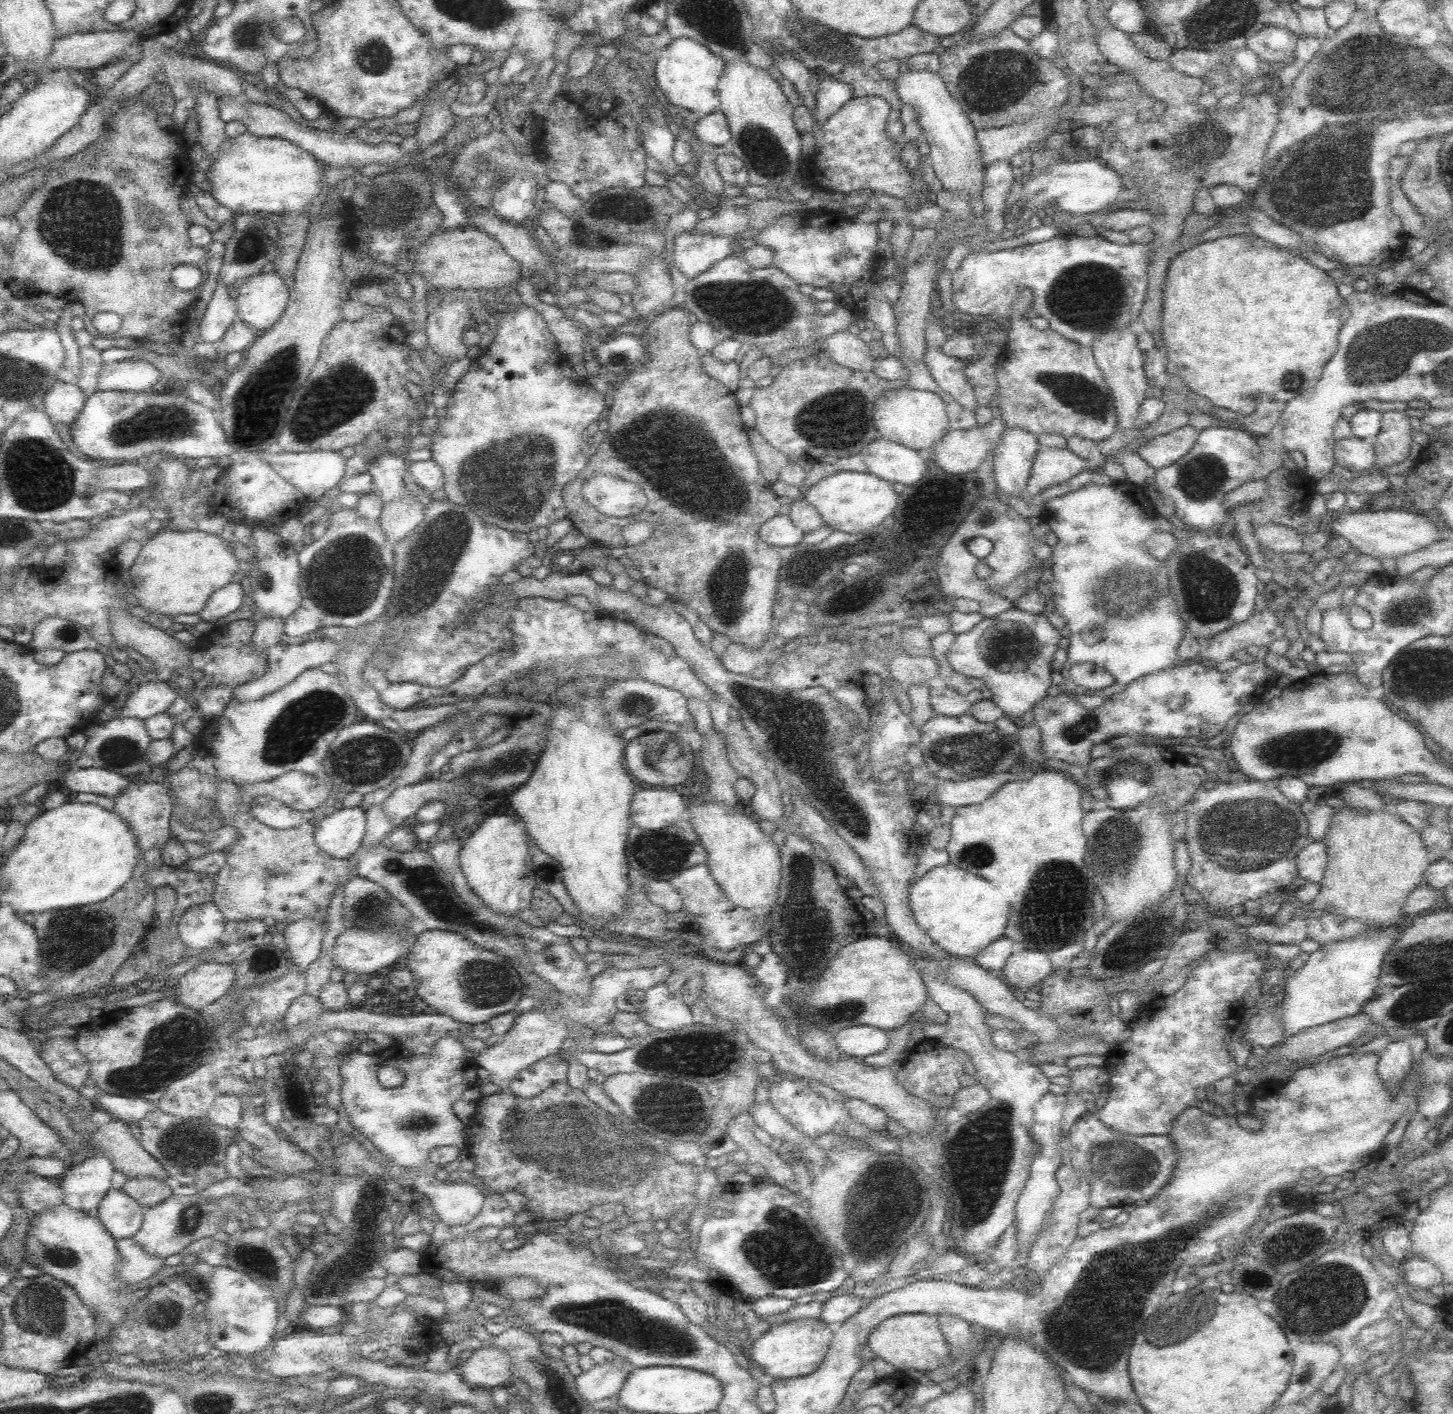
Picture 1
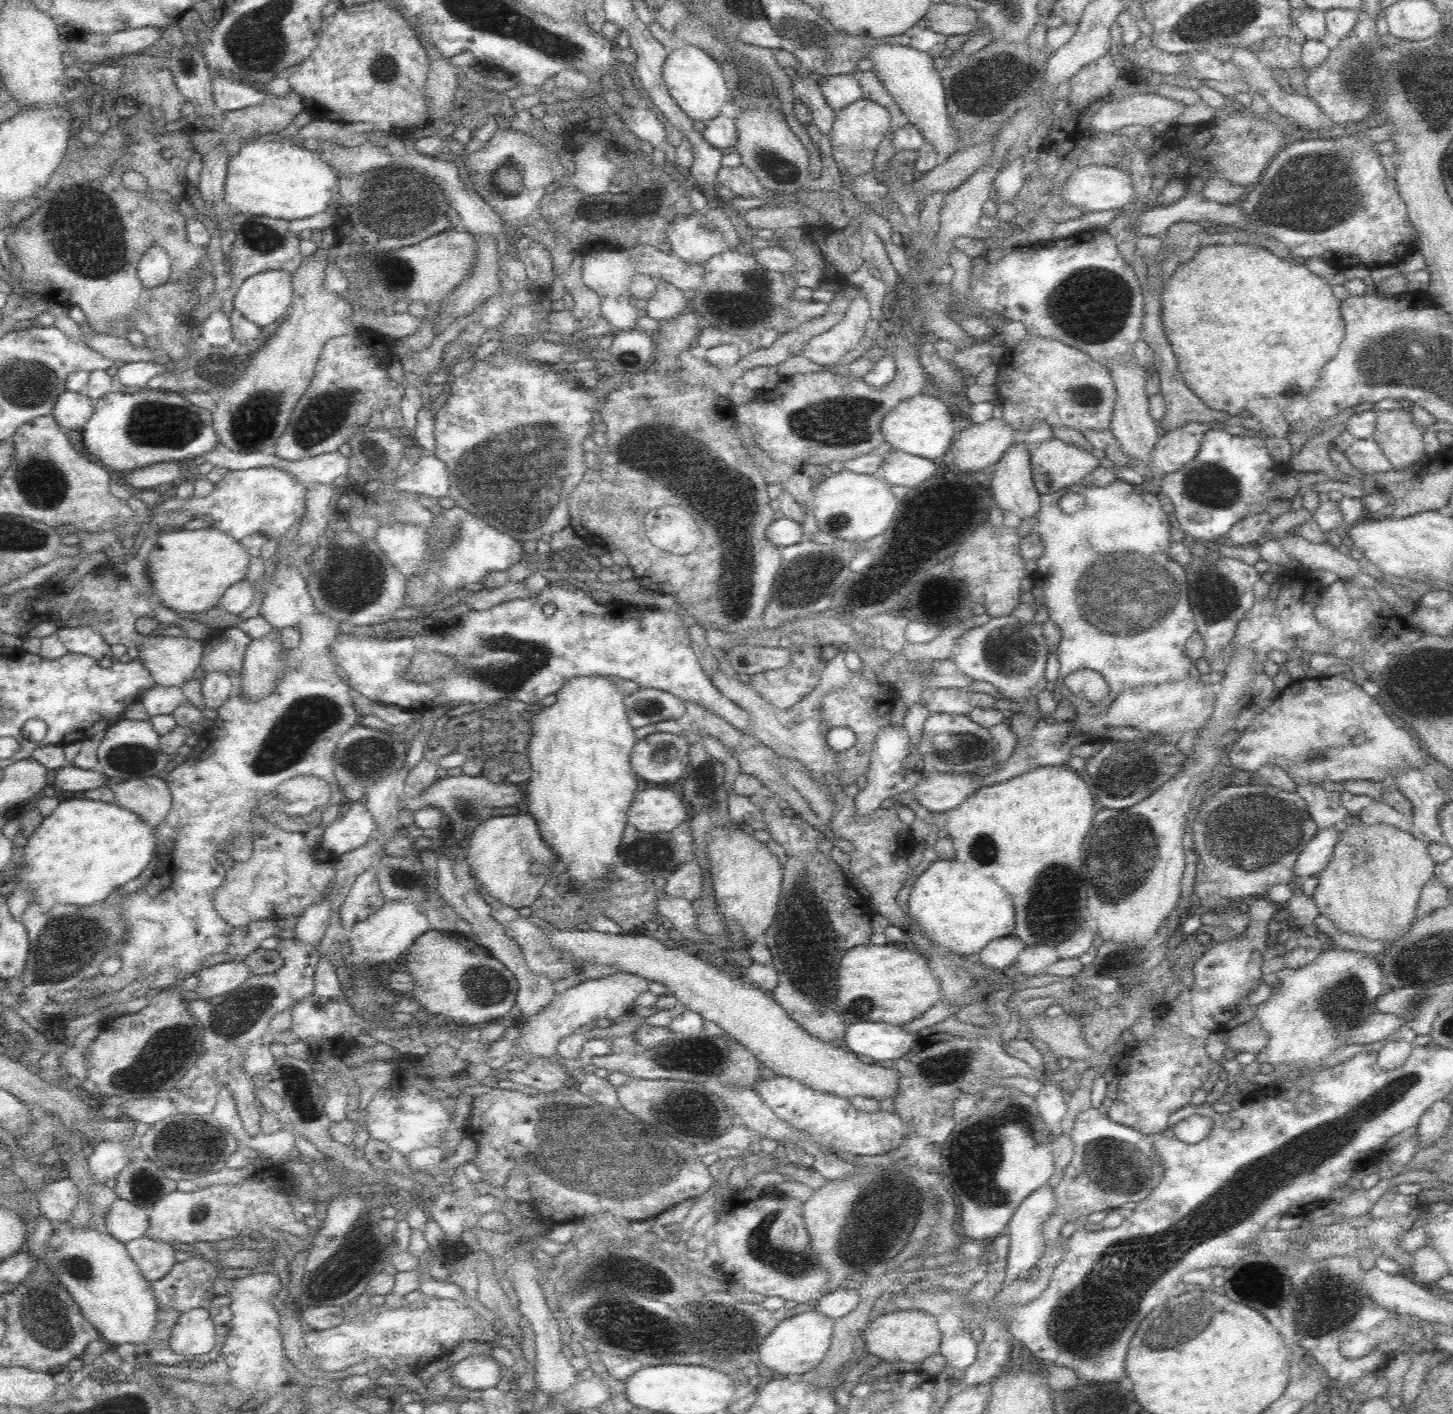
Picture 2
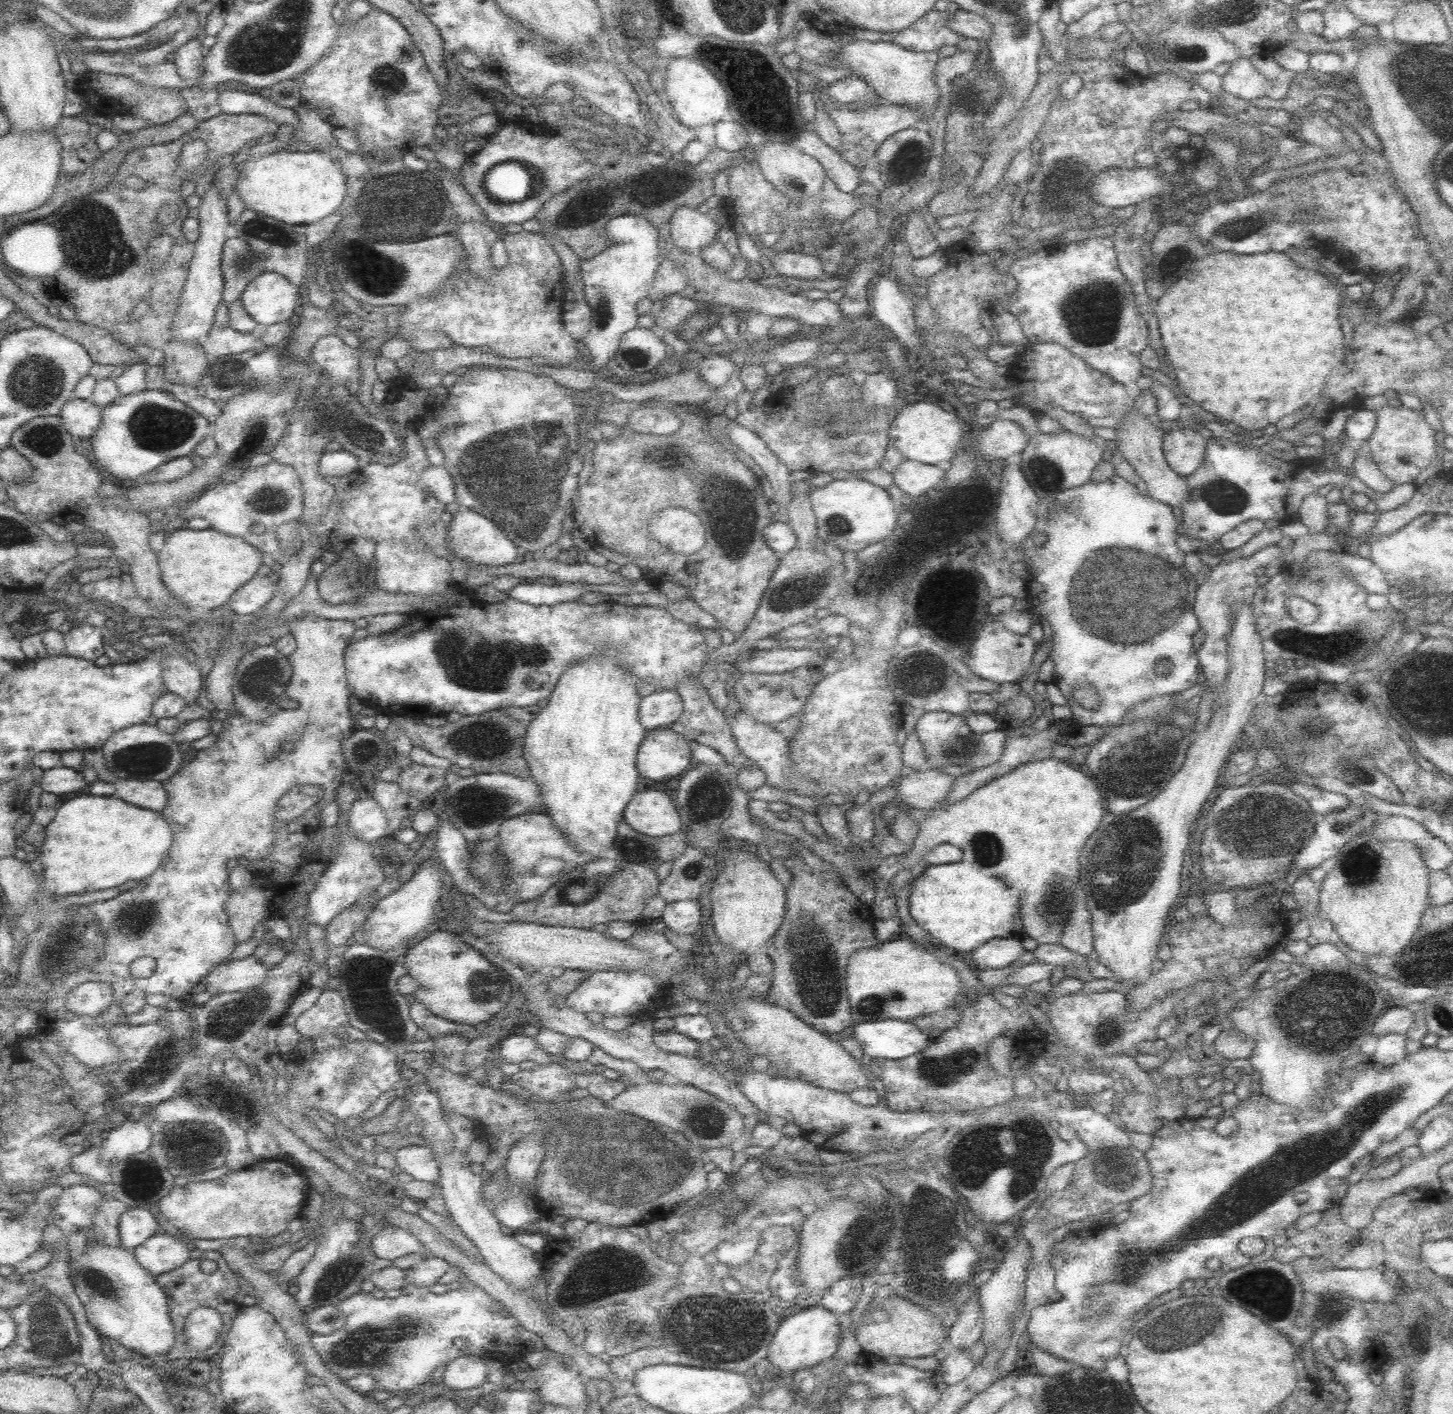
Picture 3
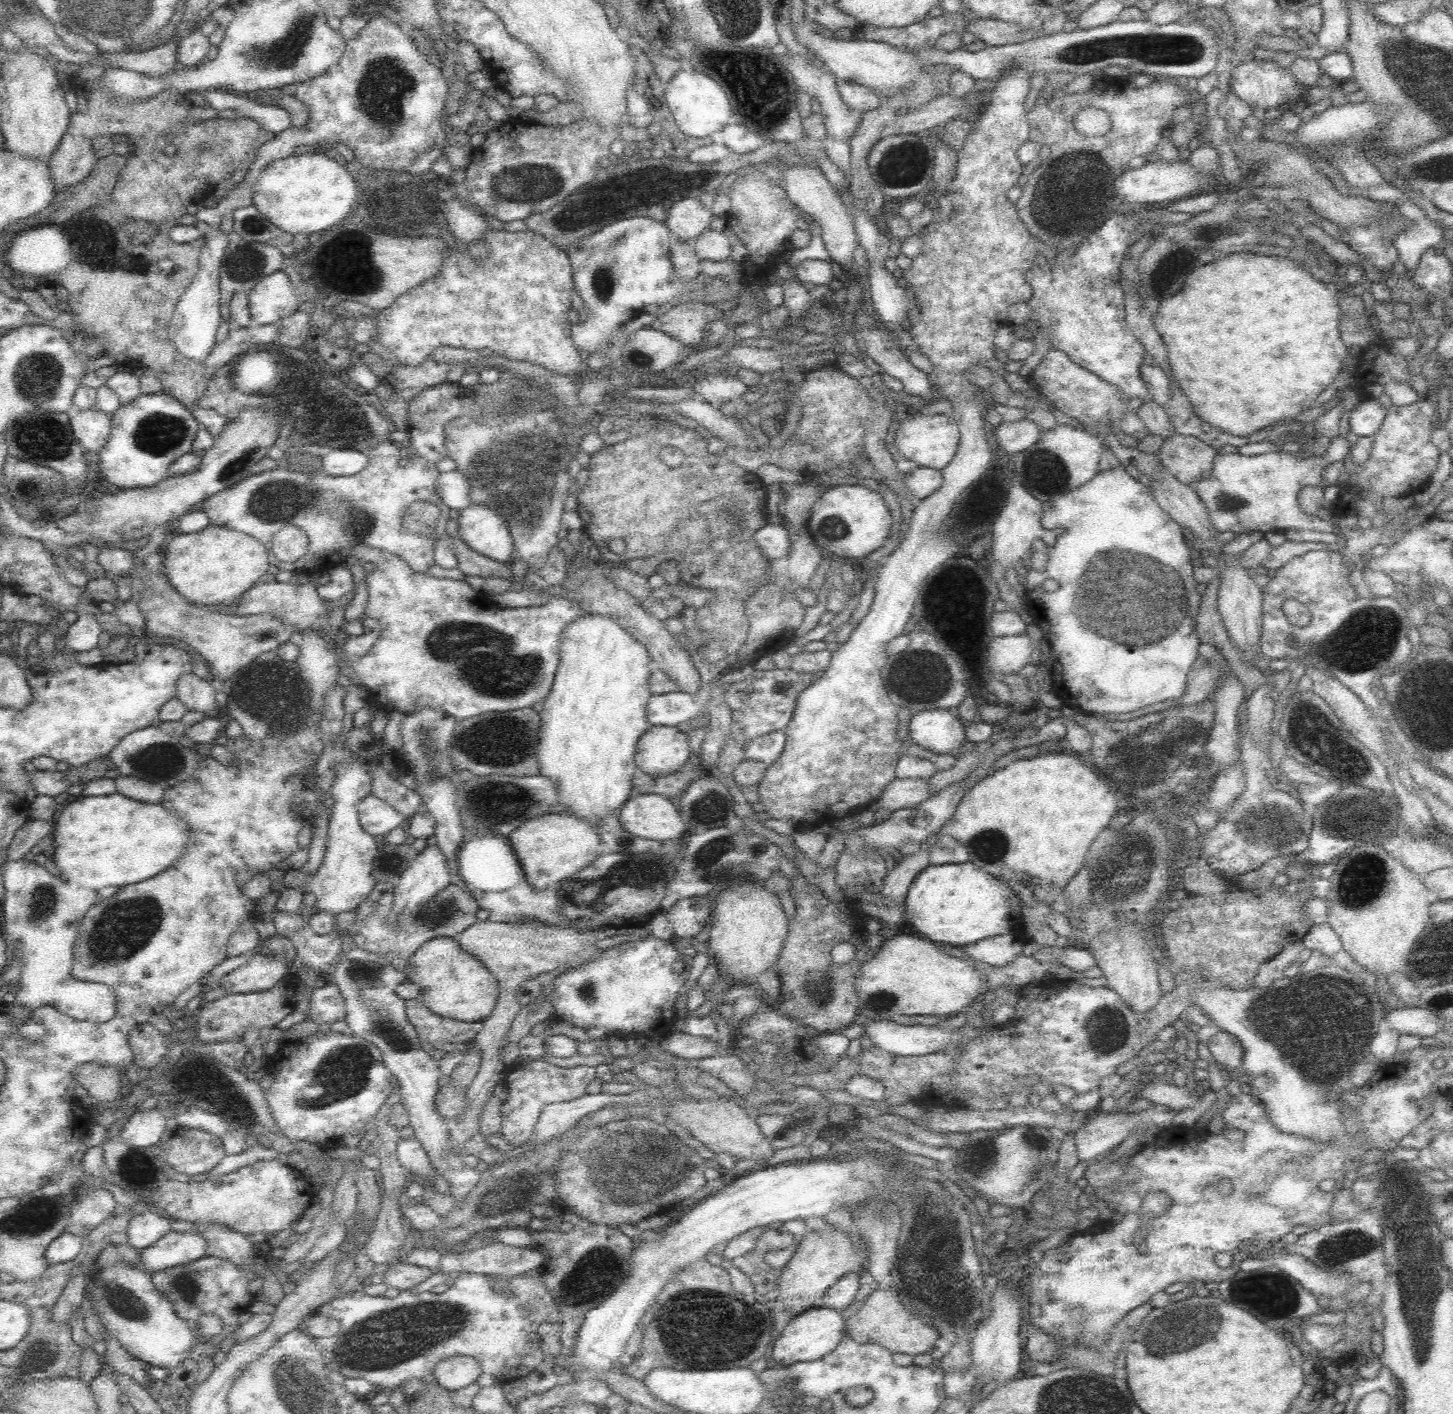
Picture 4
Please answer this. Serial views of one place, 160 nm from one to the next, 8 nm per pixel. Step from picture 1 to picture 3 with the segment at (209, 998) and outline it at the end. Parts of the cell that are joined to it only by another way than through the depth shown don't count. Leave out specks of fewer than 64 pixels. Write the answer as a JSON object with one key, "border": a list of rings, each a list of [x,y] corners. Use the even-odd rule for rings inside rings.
{"border":[[[254,956],[217,965],[204,979],[211,995],[252,989],[266,979],[268,968]]]}

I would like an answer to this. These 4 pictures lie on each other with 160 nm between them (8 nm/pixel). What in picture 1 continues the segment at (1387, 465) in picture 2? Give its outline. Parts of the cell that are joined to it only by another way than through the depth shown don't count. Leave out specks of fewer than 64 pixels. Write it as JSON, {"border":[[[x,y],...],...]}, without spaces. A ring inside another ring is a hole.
{"border":[[[1352,434],[1335,443],[1334,457],[1345,461],[1350,471],[1362,472],[1376,468],[1373,440],[1361,439]]]}

